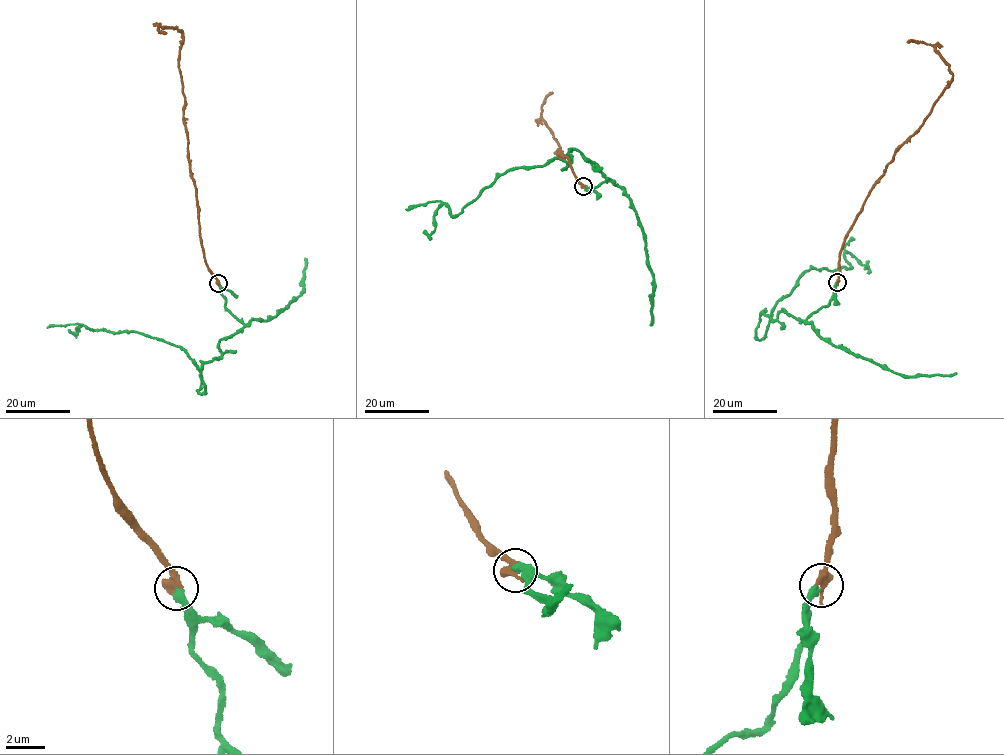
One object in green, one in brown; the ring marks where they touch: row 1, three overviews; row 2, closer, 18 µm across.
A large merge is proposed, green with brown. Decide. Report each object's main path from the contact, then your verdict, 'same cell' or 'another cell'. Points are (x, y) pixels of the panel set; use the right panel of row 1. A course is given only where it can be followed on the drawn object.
course green (837, 282), (830, 303), (803, 320), (762, 312), (756, 338), (802, 273), (850, 268), (846, 252), (868, 261); course brown (837, 282), (847, 232), (873, 185), (895, 151), (916, 133), (952, 77), (931, 44), (907, 42); same cell

